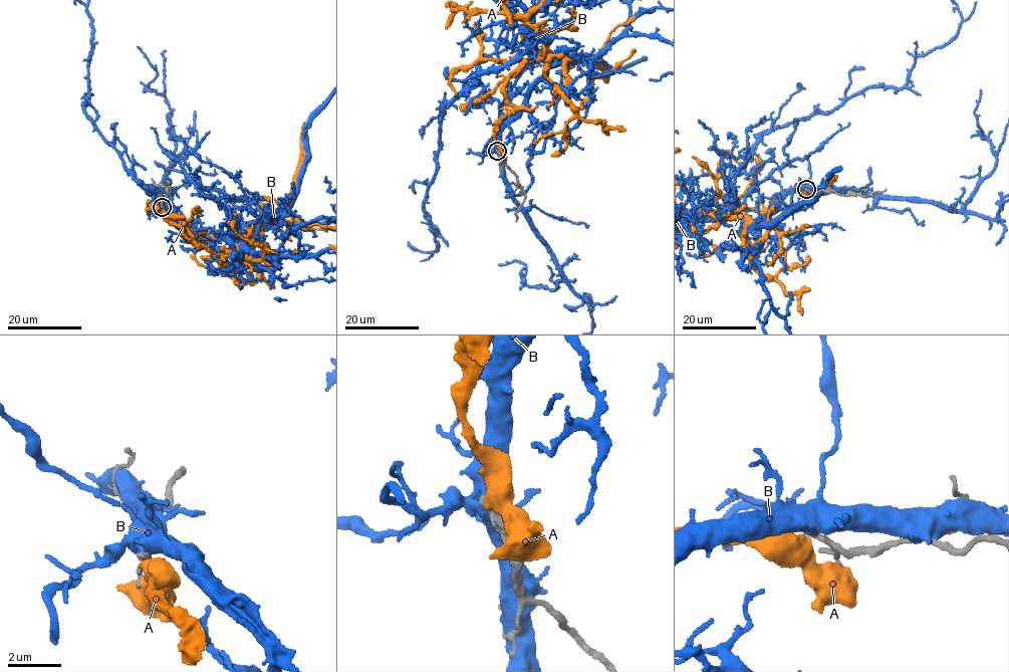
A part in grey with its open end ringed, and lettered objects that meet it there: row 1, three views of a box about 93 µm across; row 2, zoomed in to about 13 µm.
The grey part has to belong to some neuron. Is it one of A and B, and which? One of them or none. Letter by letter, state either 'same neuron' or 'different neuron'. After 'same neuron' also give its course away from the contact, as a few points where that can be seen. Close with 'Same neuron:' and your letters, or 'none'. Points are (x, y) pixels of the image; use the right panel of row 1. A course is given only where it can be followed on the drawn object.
A: different neuron
B: different neuron
Same neuron: none

